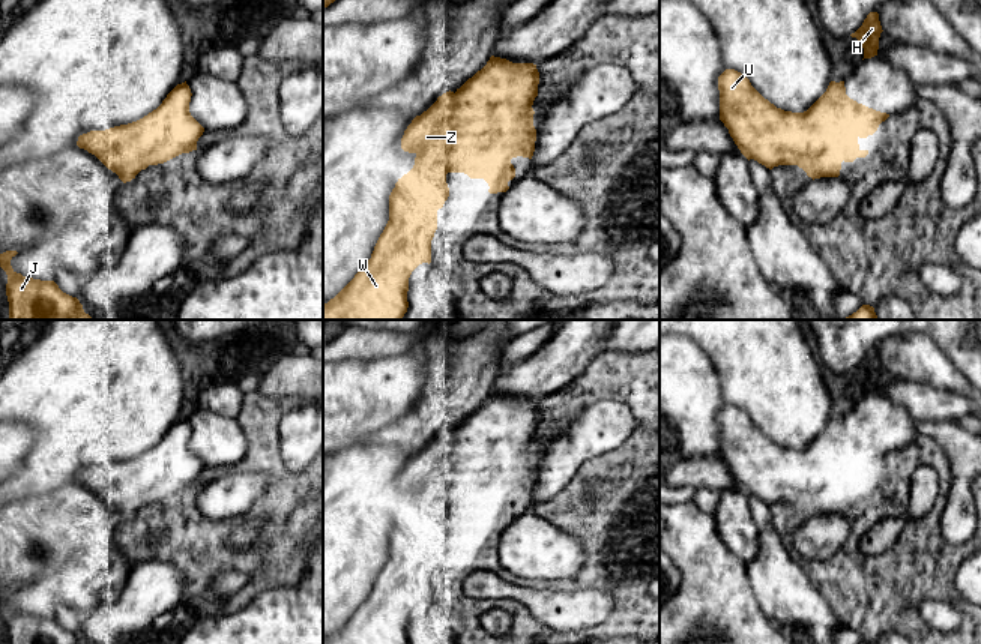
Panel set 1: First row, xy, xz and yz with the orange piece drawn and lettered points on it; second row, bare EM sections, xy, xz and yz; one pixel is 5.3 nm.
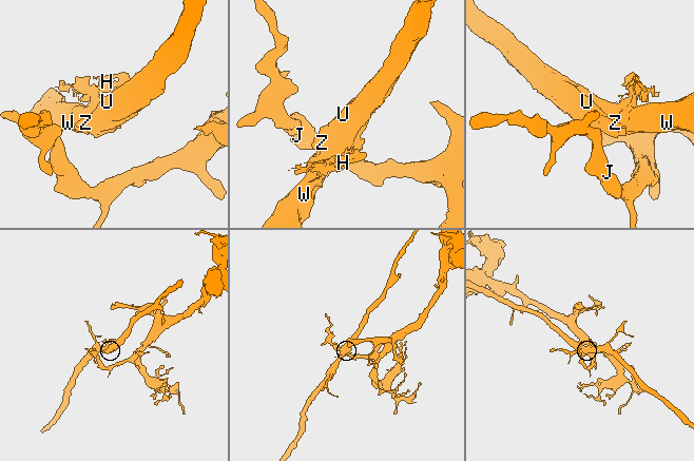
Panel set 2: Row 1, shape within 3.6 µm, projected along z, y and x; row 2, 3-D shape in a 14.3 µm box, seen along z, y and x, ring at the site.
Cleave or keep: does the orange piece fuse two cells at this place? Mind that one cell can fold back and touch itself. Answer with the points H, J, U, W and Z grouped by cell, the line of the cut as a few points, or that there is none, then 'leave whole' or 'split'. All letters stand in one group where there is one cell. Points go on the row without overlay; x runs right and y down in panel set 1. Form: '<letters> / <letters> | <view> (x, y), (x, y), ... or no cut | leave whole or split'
H J U W Z | no cut | leave whole

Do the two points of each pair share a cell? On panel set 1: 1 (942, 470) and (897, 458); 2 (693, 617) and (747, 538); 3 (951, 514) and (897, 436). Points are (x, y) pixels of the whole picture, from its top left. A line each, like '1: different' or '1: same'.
1: same
2: different
3: different

